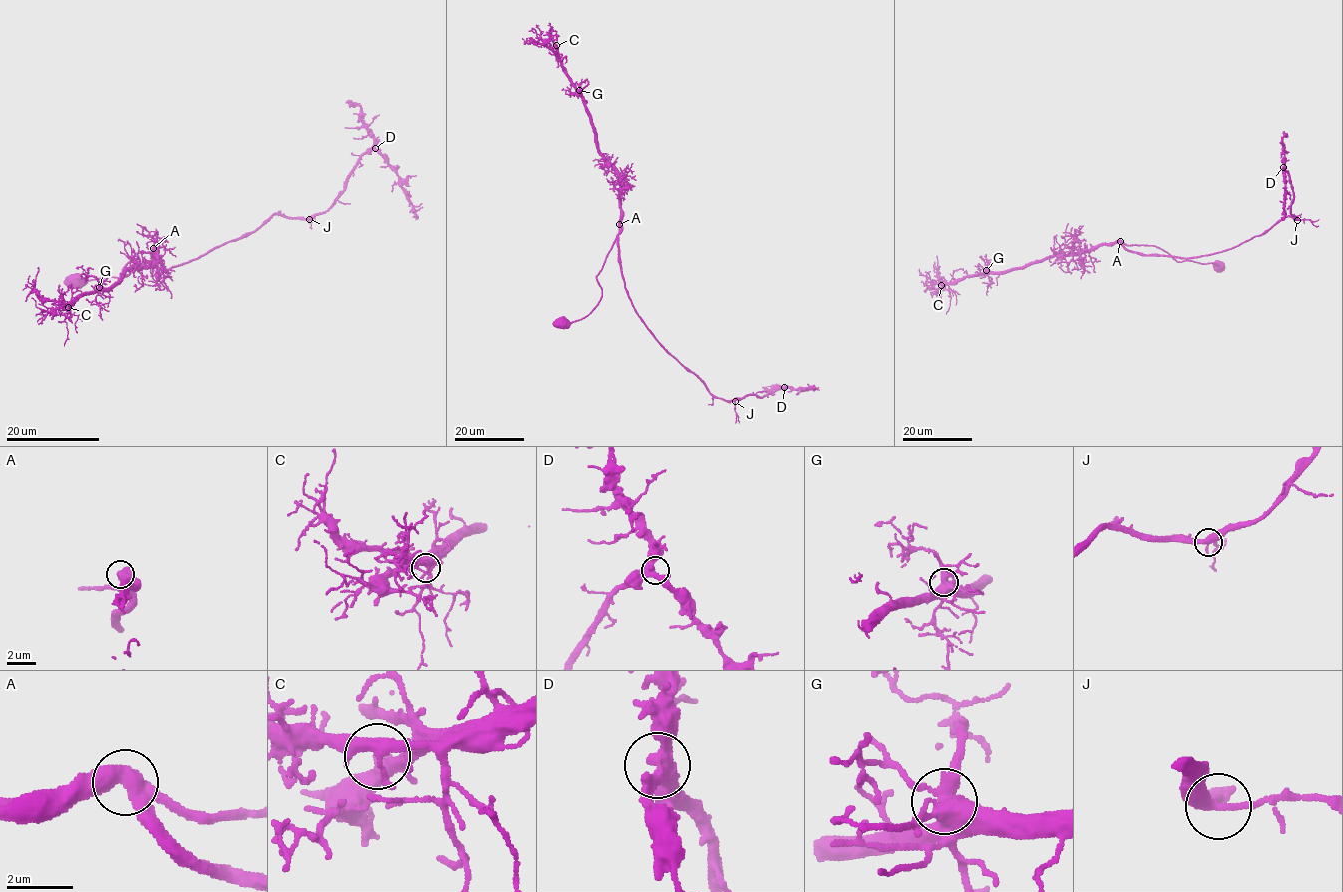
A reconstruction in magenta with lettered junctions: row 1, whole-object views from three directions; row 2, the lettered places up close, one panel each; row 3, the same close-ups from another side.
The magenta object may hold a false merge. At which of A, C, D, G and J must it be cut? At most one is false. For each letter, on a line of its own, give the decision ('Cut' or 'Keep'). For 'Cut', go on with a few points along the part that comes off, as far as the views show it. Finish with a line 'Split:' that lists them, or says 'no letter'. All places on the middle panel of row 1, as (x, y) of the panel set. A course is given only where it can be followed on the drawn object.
A: Keep
C: Keep
D: Keep
G: Keep
J: Keep
Split: no letter

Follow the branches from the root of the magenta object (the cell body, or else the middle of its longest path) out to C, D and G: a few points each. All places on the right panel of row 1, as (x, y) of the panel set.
C: (1219, 265), (1178, 262), (1152, 245), (1115, 242), (1051, 255), (1001, 272), (971, 275), (941, 285)
D: (1219, 265), (1123, 245), (1198, 257), (1296, 219), (1283, 167)
G: (1219, 265), (1178, 262), (1152, 245), (1115, 242), (1051, 255), (1001, 272), (986, 270)

